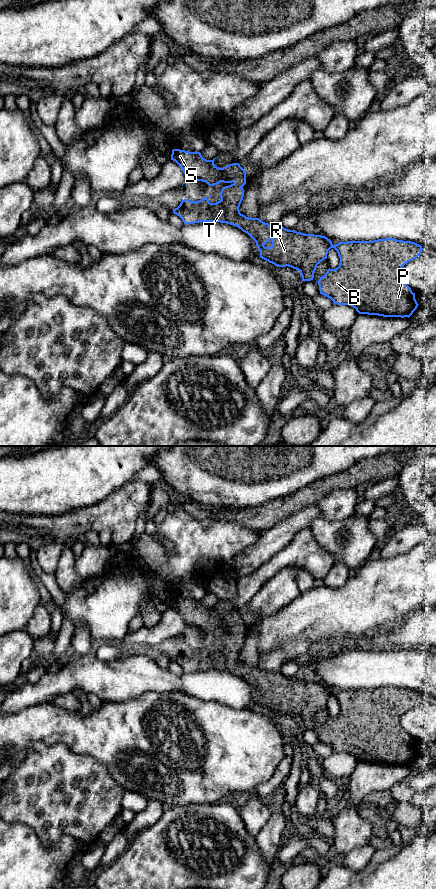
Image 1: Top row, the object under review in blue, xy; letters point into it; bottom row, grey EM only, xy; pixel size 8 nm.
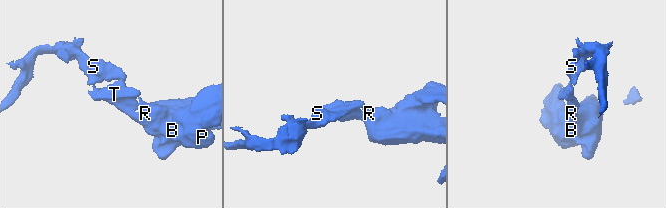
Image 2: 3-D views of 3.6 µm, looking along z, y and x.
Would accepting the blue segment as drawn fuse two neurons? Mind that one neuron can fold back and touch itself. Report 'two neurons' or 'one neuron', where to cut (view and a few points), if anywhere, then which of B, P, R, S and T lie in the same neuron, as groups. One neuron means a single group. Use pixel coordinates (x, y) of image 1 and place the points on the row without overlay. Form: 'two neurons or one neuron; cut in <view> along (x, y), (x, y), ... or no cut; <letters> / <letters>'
one neuron; no cut; B P R S T

